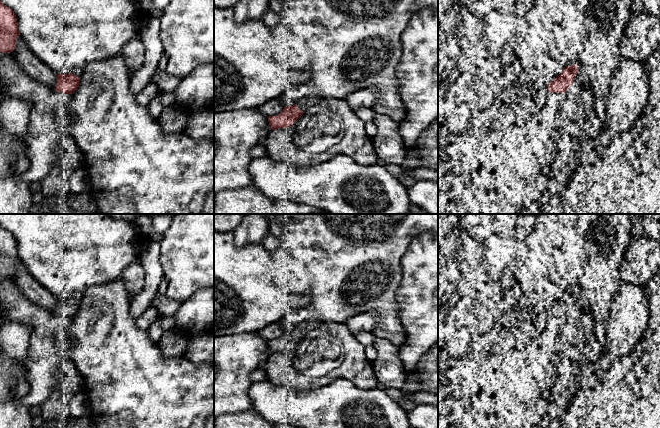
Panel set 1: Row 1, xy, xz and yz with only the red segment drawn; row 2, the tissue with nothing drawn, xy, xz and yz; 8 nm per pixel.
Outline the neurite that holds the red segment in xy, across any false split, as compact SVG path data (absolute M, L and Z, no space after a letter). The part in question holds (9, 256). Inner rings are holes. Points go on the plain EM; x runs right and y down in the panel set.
M0 225L0 276L13 276L19 259L14 235Z

